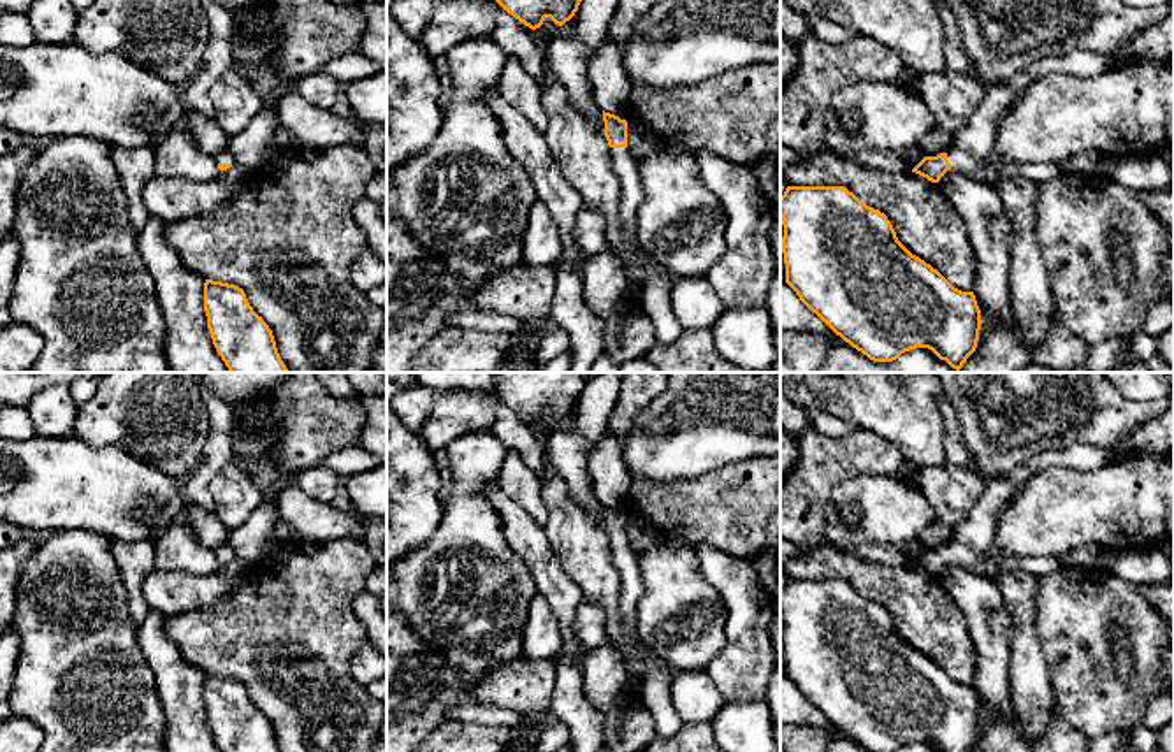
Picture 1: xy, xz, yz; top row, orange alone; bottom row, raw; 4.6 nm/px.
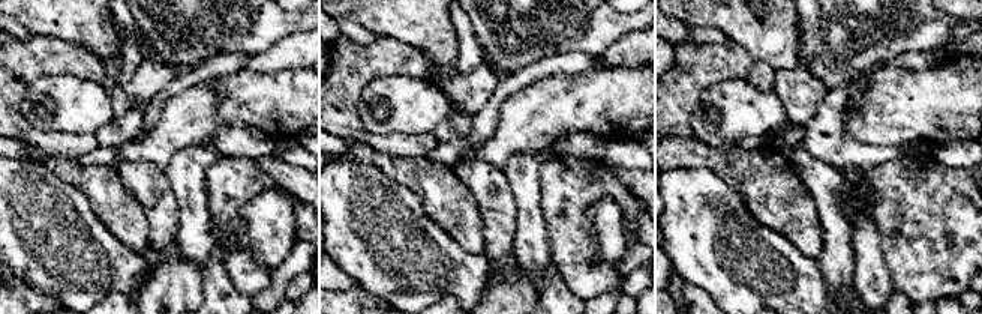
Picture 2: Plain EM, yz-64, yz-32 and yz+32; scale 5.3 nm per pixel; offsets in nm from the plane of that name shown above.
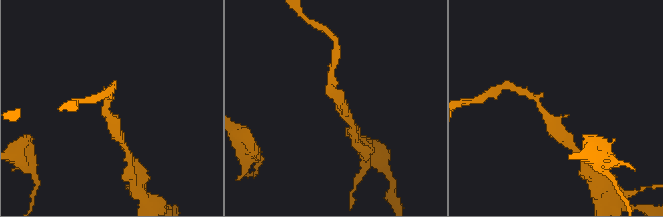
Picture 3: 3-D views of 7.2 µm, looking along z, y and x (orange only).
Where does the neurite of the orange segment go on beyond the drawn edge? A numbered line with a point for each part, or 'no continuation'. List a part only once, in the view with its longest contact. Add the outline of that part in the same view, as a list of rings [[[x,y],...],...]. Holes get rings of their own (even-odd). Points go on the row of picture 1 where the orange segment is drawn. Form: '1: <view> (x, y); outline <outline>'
1: yz (974, 143); outline [[[1072,51],[1060,58],[1044,58],[1025,72],[1012,76],[1005,84],[988,90],[982,102],[977,105],[968,123],[956,134],[954,146],[947,149],[951,170],[977,177],[984,181],[982,163],[991,156],[996,135],[996,118],[1009,107],[1009,104],[1023,93],[1032,83],[1049,74],[1070,74],[1076,77],[1091,77],[1111,67],[1111,58],[1097,51]]]

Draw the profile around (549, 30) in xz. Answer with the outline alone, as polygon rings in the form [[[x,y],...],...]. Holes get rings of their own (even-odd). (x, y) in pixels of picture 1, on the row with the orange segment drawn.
[[[578,11],[562,26],[555,25],[550,18],[545,18],[543,25],[533,30],[533,33],[545,42],[548,42],[550,39],[571,39],[576,32],[576,26],[578,26]]]

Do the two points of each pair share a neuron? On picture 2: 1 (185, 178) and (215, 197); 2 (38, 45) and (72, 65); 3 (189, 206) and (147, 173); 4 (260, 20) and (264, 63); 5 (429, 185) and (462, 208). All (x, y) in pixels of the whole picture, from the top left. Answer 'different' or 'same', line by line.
1: different
2: same
3: different
4: different
5: same

